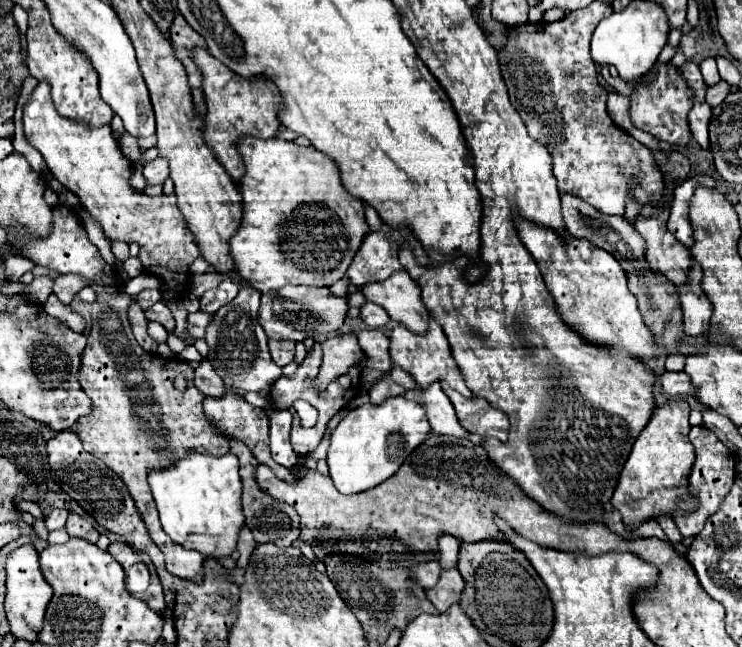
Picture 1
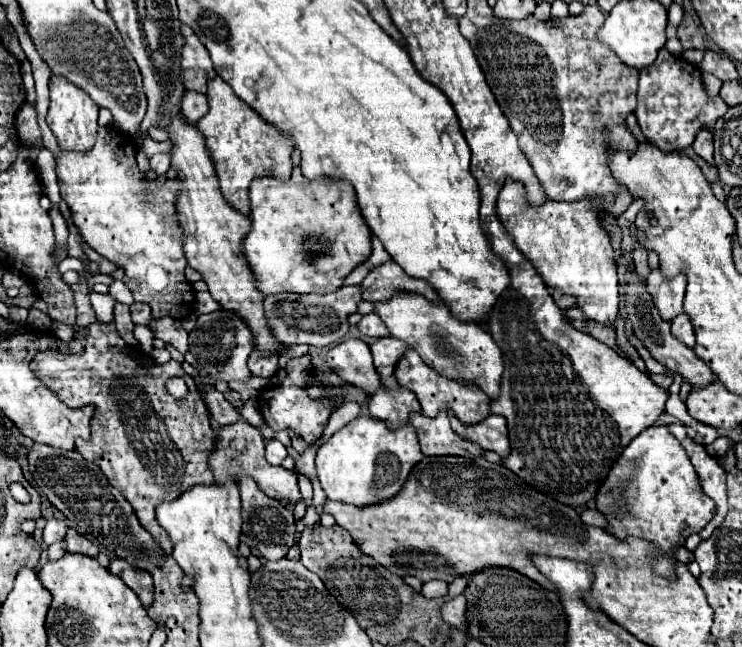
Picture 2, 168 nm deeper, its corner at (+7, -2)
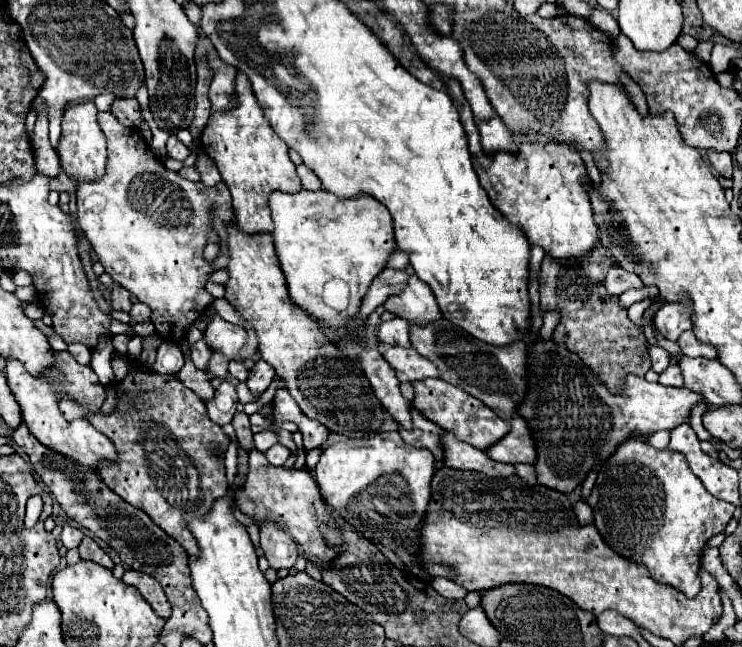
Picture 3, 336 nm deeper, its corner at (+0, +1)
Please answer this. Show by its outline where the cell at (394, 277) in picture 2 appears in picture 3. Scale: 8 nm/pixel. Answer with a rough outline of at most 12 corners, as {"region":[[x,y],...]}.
{"region":[[415,274],[385,302],[393,316],[415,326],[441,318],[431,288]]}

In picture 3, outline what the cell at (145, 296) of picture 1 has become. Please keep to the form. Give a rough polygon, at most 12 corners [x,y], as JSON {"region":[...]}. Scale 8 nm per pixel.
{"region":[[143,302],[129,310],[133,322],[151,318],[151,310]]}

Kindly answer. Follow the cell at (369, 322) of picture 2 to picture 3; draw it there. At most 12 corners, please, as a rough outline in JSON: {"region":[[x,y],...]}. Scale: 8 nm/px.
{"region":[[393,318],[379,324],[379,340],[409,348],[407,320]]}

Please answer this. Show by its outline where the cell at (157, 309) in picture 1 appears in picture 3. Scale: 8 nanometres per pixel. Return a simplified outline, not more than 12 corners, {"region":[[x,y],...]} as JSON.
{"region":[[191,348],[191,360],[199,370],[207,370],[211,348]]}

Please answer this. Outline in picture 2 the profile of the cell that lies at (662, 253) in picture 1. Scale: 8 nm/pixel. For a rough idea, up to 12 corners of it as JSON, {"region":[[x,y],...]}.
{"region":[[648,275],[648,291],[660,315],[672,321],[682,313],[686,275]]}

